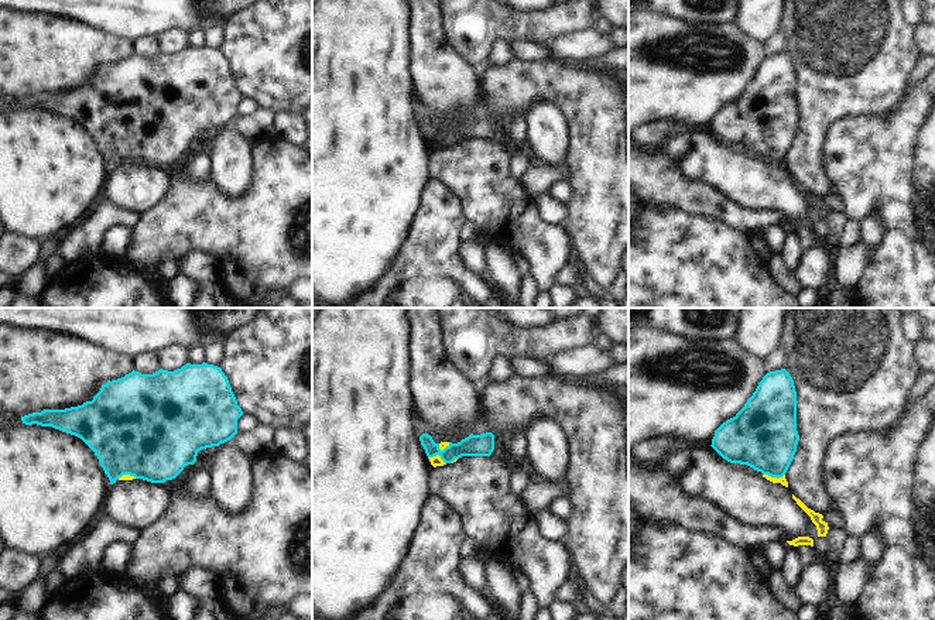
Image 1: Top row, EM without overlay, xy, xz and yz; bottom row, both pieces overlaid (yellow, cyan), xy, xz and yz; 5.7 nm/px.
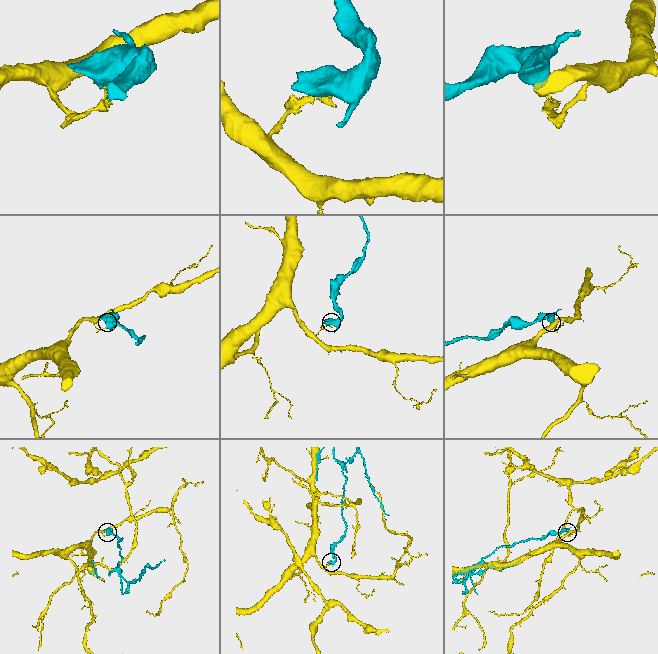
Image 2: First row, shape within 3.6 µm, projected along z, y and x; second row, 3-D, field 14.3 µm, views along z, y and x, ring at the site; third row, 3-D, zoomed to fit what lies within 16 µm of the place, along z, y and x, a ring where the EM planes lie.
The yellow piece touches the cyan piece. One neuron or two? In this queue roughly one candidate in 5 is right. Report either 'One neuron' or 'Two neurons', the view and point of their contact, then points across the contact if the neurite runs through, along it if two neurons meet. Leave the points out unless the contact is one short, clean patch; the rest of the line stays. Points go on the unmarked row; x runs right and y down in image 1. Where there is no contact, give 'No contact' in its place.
Two neurons. Touches yellow at yz (774, 161). Boundary: yz (763, 157), (771, 161), (781, 161), (784, 158).

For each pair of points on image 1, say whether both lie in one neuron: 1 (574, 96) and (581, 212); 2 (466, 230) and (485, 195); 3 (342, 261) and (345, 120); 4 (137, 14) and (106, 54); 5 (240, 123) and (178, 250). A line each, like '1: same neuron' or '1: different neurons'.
1: same neuron
2: different neurons
3: same neuron
4: different neurons
5: different neurons

